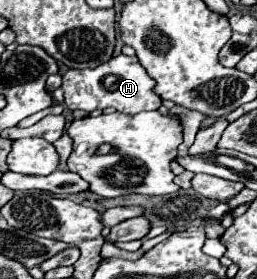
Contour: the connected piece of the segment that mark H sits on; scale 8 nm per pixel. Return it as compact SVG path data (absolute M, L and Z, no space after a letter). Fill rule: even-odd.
M117 55L111 61L95 67L95 69L69 69L63 75L63 91L65 91L65 105L73 109L81 109L91 113L95 109L113 107L121 113L135 115L141 111L153 111L161 107L161 97L153 91L155 79L143 71L143 65L137 57Z

